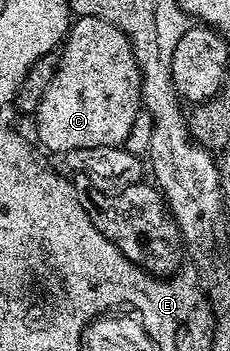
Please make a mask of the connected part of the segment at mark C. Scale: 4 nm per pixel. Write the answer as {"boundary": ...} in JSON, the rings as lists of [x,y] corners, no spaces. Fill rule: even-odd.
{"boundary":[[[77,17],[60,55],[55,79],[35,114],[38,139],[57,155],[79,147],[124,146],[137,113],[143,109],[141,76],[127,35],[103,19]]]}

